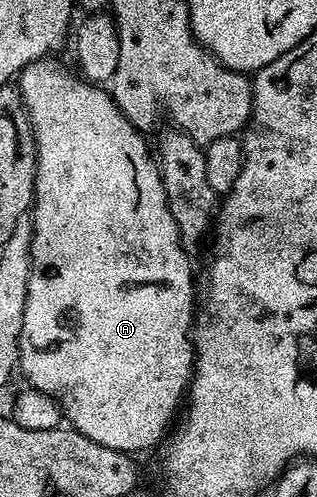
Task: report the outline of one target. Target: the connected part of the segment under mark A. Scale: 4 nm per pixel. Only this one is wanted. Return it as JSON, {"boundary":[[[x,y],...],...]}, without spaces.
{"boundary":[[[55,59],[29,63],[19,72],[17,78],[19,95],[23,98],[23,108],[27,111],[31,128],[35,130],[37,147],[35,199],[29,213],[35,234],[31,244],[29,295],[25,295],[25,323],[23,338],[19,344],[18,372],[27,376],[26,384],[32,390],[44,393],[58,402],[62,416],[69,422],[70,428],[93,439],[93,443],[101,443],[101,447],[136,455],[135,453],[143,453],[146,449],[153,448],[155,444],[158,446],[168,436],[184,404],[185,394],[195,371],[195,343],[192,333],[197,312],[197,281],[195,285],[194,279],[191,278],[188,250],[179,237],[177,223],[173,223],[173,215],[165,199],[165,187],[161,183],[159,166],[152,150],[151,153],[147,150],[147,141],[143,138],[146,136],[135,129],[129,119],[125,119],[125,115],[116,107],[115,100],[106,88],[84,81],[78,72],[70,73],[65,66],[51,60]]]}

